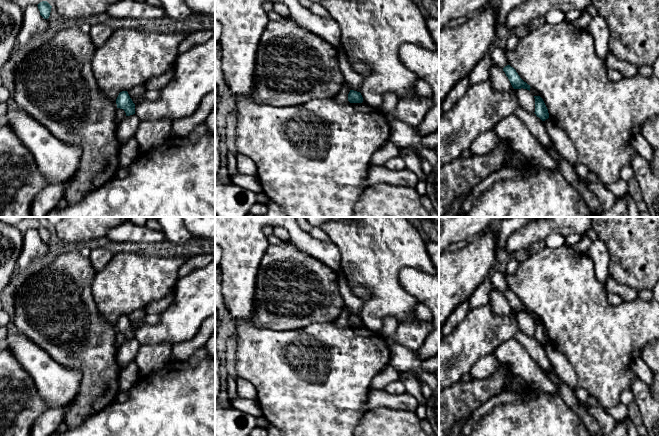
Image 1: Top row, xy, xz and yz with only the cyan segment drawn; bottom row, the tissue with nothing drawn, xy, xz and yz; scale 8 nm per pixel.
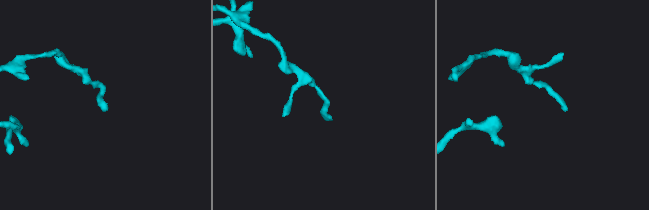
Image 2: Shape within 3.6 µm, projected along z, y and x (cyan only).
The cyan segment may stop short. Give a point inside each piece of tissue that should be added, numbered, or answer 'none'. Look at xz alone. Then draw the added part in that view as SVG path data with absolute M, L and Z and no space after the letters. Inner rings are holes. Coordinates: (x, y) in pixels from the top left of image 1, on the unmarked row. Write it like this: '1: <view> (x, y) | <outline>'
none

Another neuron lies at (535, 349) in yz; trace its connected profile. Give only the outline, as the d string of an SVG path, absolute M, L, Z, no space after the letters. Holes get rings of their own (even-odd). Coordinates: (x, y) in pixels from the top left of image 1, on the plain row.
M519 331L515 334L514 338L526 349L528 354L544 373L555 373L555 370L546 355L544 345L537 341L535 337L530 337Z

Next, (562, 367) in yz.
M550 342L544 345L544 349L555 373L570 387L571 390L578 388L579 383L576 372L566 356L557 350Z

